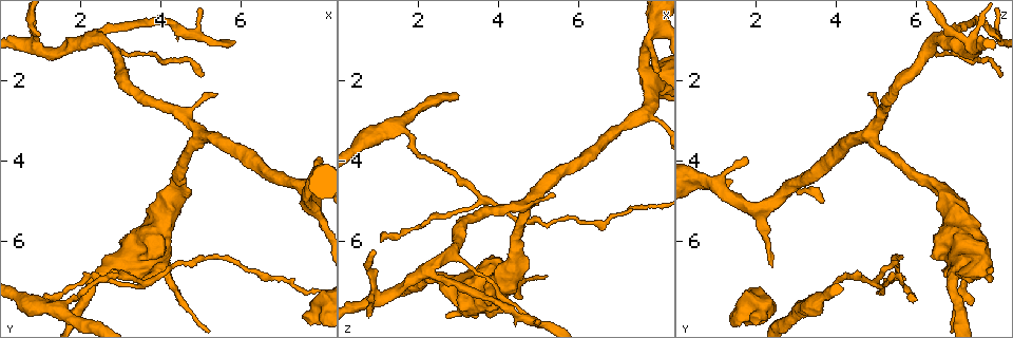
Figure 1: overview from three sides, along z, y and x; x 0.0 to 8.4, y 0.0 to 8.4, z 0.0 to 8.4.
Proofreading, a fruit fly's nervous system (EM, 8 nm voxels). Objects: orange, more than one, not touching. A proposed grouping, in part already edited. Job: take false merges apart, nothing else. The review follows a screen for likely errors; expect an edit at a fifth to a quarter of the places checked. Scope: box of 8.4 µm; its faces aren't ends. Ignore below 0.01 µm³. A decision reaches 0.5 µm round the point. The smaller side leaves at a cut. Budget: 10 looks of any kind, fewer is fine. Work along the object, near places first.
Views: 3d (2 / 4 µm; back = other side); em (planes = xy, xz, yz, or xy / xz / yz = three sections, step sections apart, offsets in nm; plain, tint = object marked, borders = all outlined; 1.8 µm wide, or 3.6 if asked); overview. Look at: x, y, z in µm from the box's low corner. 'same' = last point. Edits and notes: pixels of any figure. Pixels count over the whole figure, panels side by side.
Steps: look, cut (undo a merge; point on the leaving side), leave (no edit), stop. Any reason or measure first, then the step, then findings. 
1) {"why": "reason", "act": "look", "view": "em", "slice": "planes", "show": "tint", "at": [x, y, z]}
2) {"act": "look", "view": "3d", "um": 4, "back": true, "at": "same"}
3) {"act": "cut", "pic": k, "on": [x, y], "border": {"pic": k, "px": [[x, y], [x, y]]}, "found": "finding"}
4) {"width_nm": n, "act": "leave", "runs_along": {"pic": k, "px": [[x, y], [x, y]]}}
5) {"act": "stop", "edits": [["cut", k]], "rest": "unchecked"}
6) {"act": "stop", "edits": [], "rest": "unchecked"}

{"why": "abrupt turn", "act": "look", "view": "em", "slice": "xy", "step": 16, "show": "plain", "at": [2.35, 0.95, 6.70]}

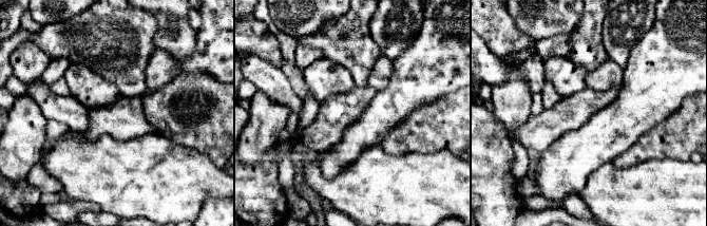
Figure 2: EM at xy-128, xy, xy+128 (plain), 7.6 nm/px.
{"why": "what lies round it", "act": "look", "view": "em", "slice": "xy", "step": 16, "show": "borders", "at": "same"}

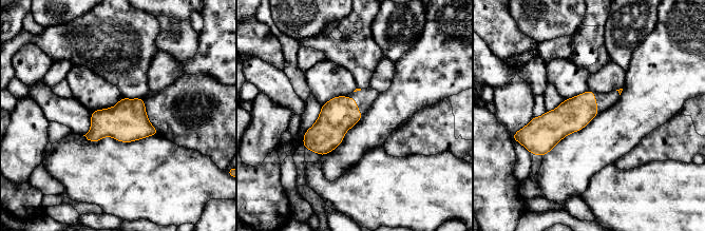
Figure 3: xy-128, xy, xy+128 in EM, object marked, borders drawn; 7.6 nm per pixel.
{"act": "leave", "found": "one cell here"}

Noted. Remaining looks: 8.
{"why": "three-way junction", "act": "look", "view": "3d", "um": 4, "at": [1.45, 7.70, 3.15]}

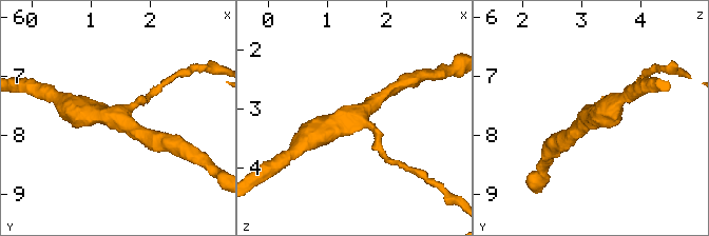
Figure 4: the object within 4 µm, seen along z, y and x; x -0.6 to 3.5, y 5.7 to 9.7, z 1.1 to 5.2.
{"arms": 3, "why": "shape alone is not enough", "act": "look", "view": "em", "um": 3.6, "slice": "planes", "show": "tint", "at": [1.50, 7.65, 3.15]}

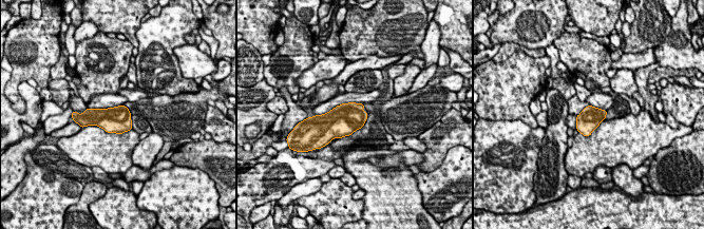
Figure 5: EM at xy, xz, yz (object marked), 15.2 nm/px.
{"act": "leave", "found": "continuous, no second cell"}

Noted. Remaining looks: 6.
{"why": "calibre changes", "act": "look", "view": "em", "slice": "planes", "show": "borders", "at": [7.80, 7.85, 2.15]}

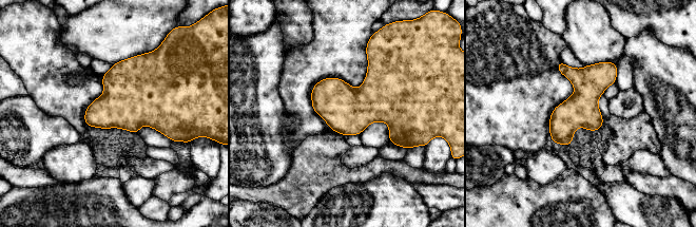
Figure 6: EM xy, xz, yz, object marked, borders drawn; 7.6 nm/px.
{"act": "leave", "found": "continuous, no second cell"}

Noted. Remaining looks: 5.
{"why": "sharp bend", "act": "look", "view": "3d", "um": 4, "at": [7.90, 4.45, 0.75]}

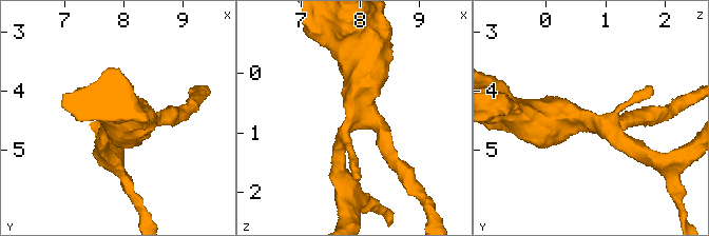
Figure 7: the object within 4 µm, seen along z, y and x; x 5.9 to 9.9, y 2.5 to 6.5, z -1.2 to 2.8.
{"arms": 3, "arm_widths_nm": [220, 260, 550], "why": "need the tissue", "act": "look", "view": "em", "slice": "xy", "step": 4, "show": "tint", "at": [7.90, 4.50, 0.70]}

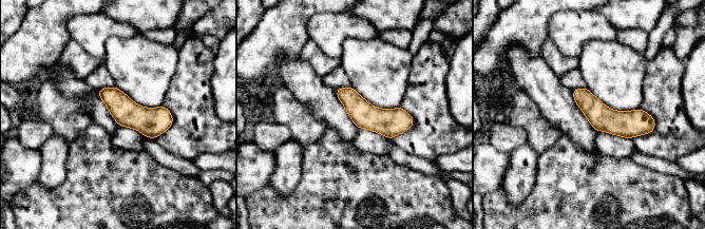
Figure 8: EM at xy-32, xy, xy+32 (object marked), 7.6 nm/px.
{"why": "cut it another way", "act": "look", "view": "em", "slice": "planes", "show": "tint", "at": "same"}

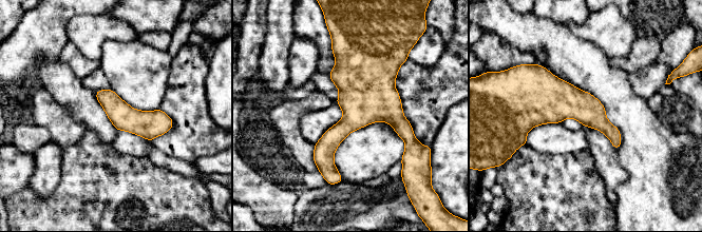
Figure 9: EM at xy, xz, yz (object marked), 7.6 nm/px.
{"width_nm": 200, "act": "leave", "runs_along": {"pic": 9, "px": [[98, 93], [126, 118], [170, 123]]}, "found": "one cell here"}

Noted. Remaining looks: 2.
{"act": "stop", "edits": [], "rest": "unchecked"}

